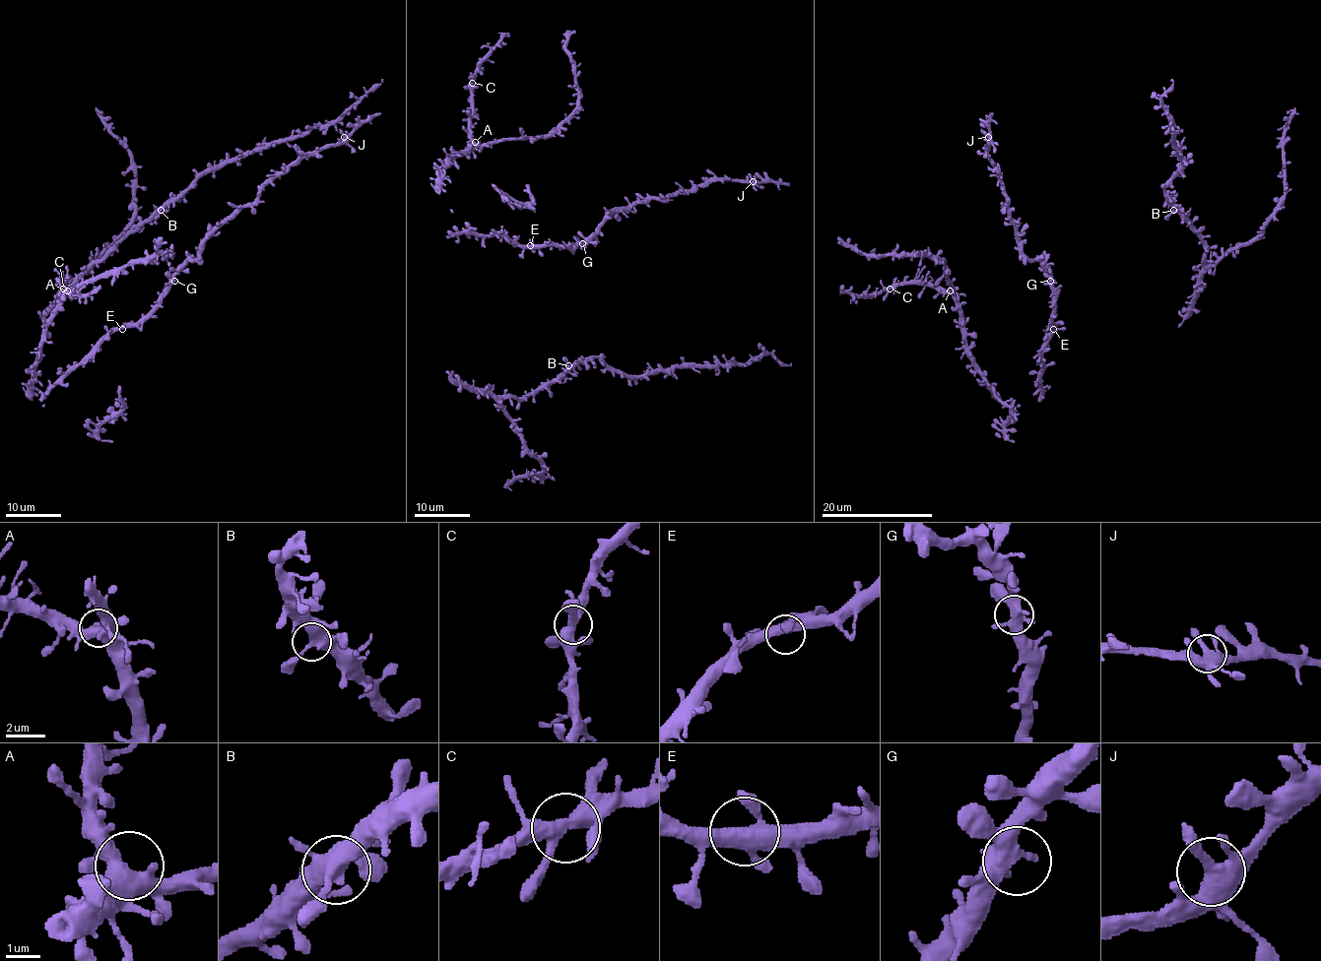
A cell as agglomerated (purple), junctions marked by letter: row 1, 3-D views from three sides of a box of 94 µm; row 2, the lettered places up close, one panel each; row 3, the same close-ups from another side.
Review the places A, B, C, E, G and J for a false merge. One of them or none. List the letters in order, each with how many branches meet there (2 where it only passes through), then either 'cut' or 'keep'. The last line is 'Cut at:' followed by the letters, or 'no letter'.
A: 4 branches meet; keep
B: 4 branches meet; keep
C: 4 branches meet; keep
E: 4 branches meet; keep
G: 4 branches meet; keep
J: 4 branches meet; keep
Cut at: no letter

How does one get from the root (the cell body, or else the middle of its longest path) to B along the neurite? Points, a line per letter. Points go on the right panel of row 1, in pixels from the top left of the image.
B: (1194, 305), (1195, 285), (1204, 270), (1205, 243), (1173, 210)

